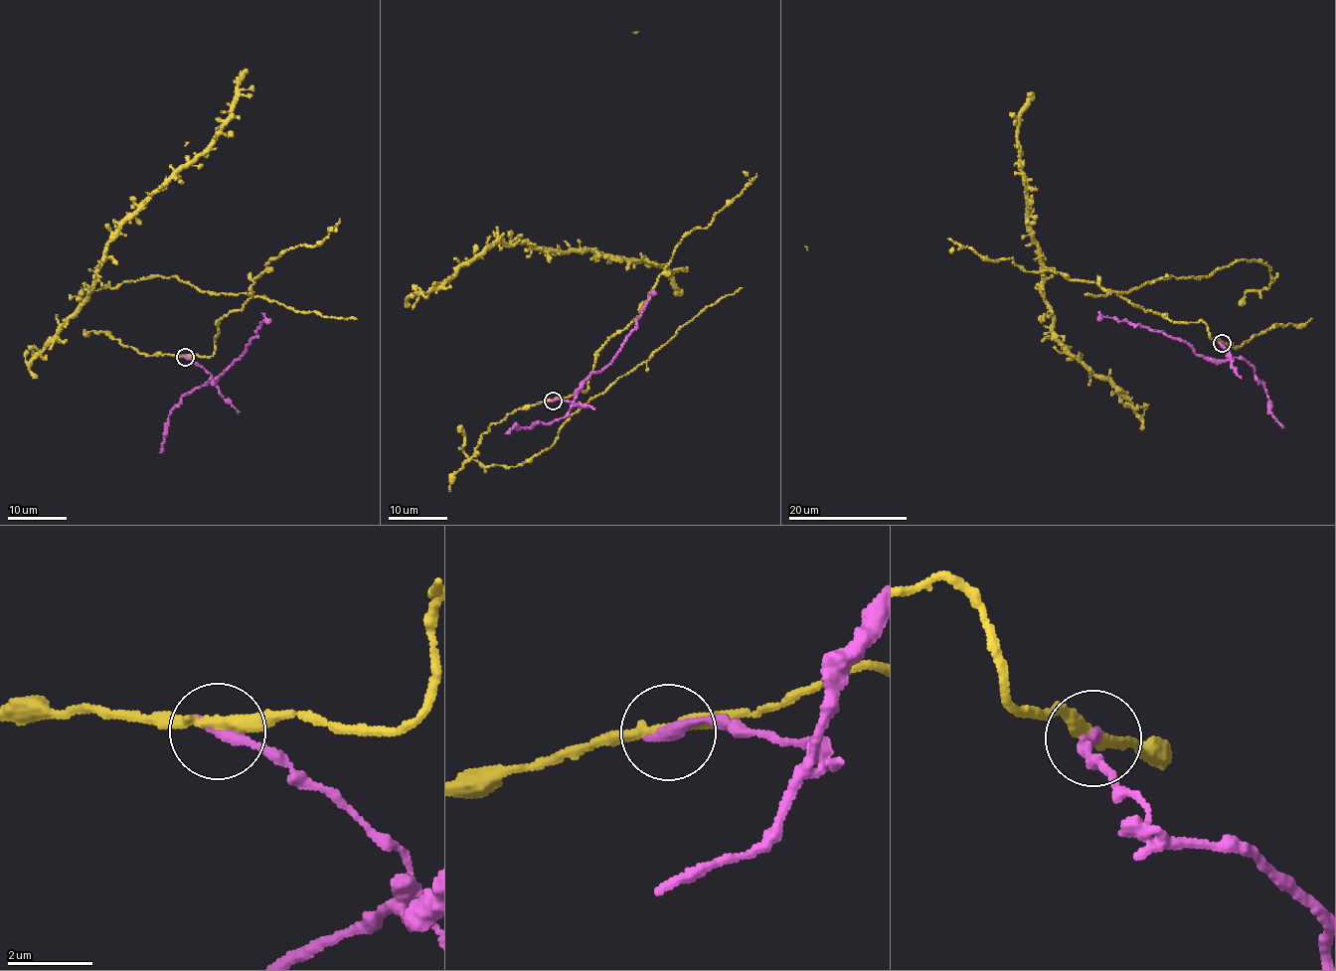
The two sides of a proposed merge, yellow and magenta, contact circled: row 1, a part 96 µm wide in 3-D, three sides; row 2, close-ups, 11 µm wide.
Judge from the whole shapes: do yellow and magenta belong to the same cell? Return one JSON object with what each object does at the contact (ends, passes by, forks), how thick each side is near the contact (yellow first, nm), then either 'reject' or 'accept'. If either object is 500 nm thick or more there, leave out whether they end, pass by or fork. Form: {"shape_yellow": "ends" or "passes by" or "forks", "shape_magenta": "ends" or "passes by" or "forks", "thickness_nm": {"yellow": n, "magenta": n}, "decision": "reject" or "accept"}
{"shape_yellow": "passes by", "shape_magenta": "ends", "thickness_nm": {"yellow": 260, "magenta": 320}, "decision": "reject"}

